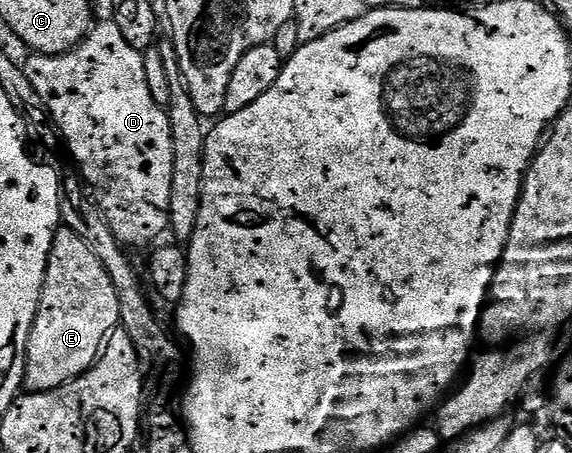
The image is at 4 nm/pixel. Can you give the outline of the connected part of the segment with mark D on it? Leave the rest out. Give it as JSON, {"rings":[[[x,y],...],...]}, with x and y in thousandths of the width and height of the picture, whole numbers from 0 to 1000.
{"rings":[[[184,46],[184,51],[170,49],[154,71],[152,82],[126,113],[117,113],[107,121],[56,117],[51,124],[51,130],[40,132],[38,139],[45,170],[52,170],[52,188],[59,188],[66,214],[73,214],[80,241],[91,252],[91,267],[98,276],[98,287],[105,291],[107,309],[115,318],[117,340],[129,353],[145,402],[164,424],[166,446],[182,468],[182,486],[192,497],[199,523],[206,534],[222,541],[226,547],[252,545],[257,536],[266,534],[266,539],[271,539],[274,534],[271,528],[285,510],[288,517],[295,508],[294,464],[297,461],[297,391],[304,391],[304,311],[297,311],[297,267],[294,265],[292,243],[280,236],[276,223],[269,223],[269,214],[262,214],[262,188],[255,188],[255,143],[252,141],[250,119],[238,113],[234,99],[227,99],[227,91],[220,91],[220,82],[213,82],[213,71],[206,66],[203,51]]]}

